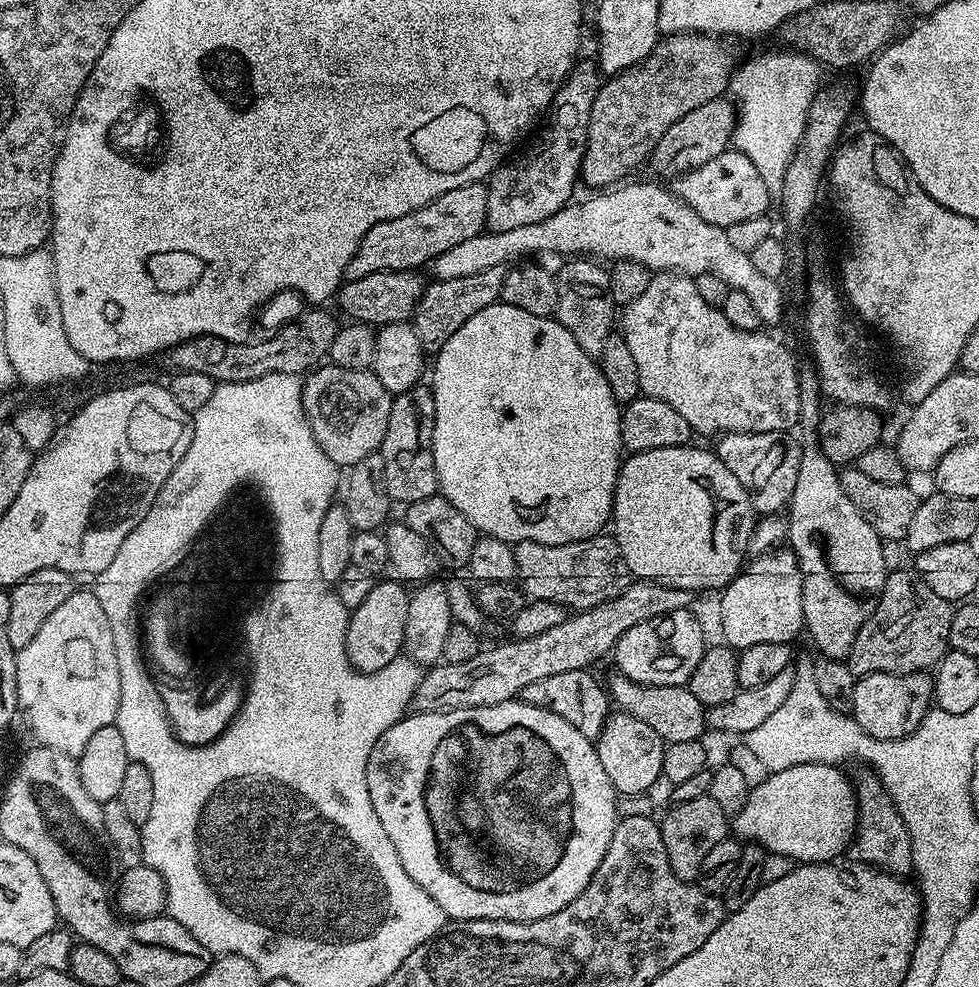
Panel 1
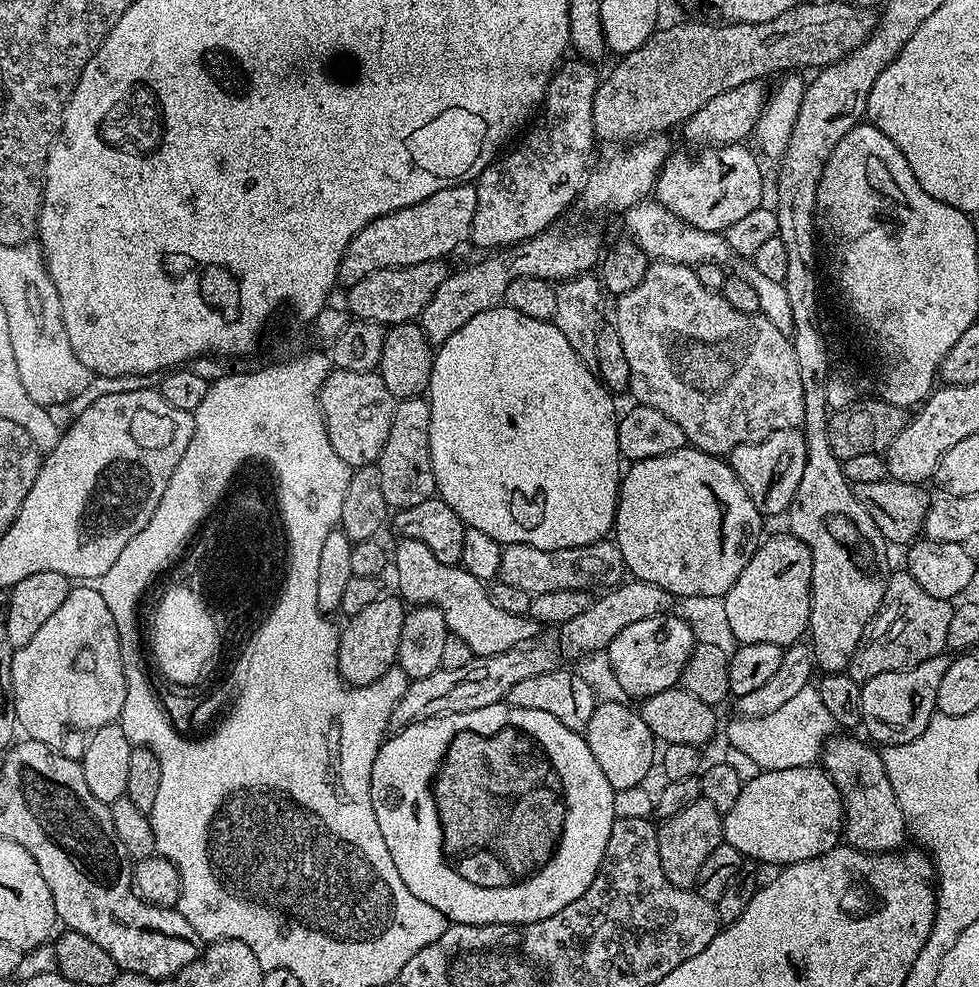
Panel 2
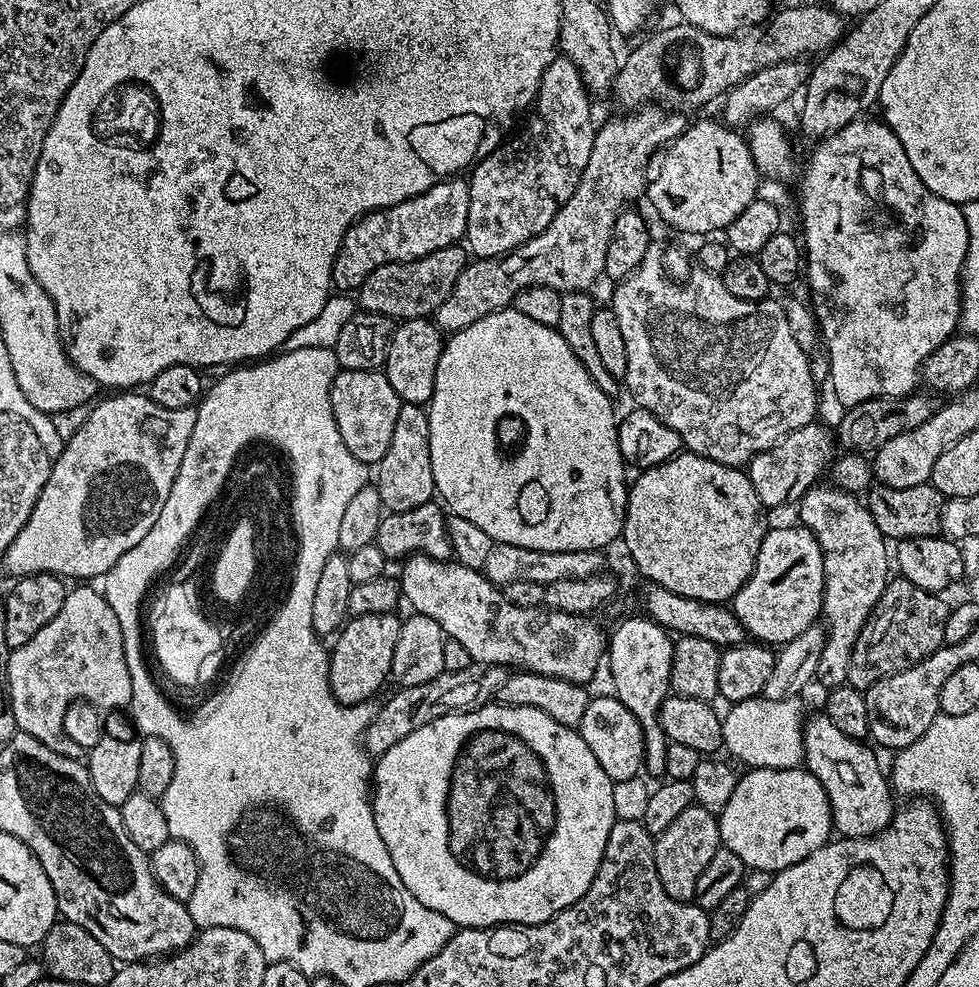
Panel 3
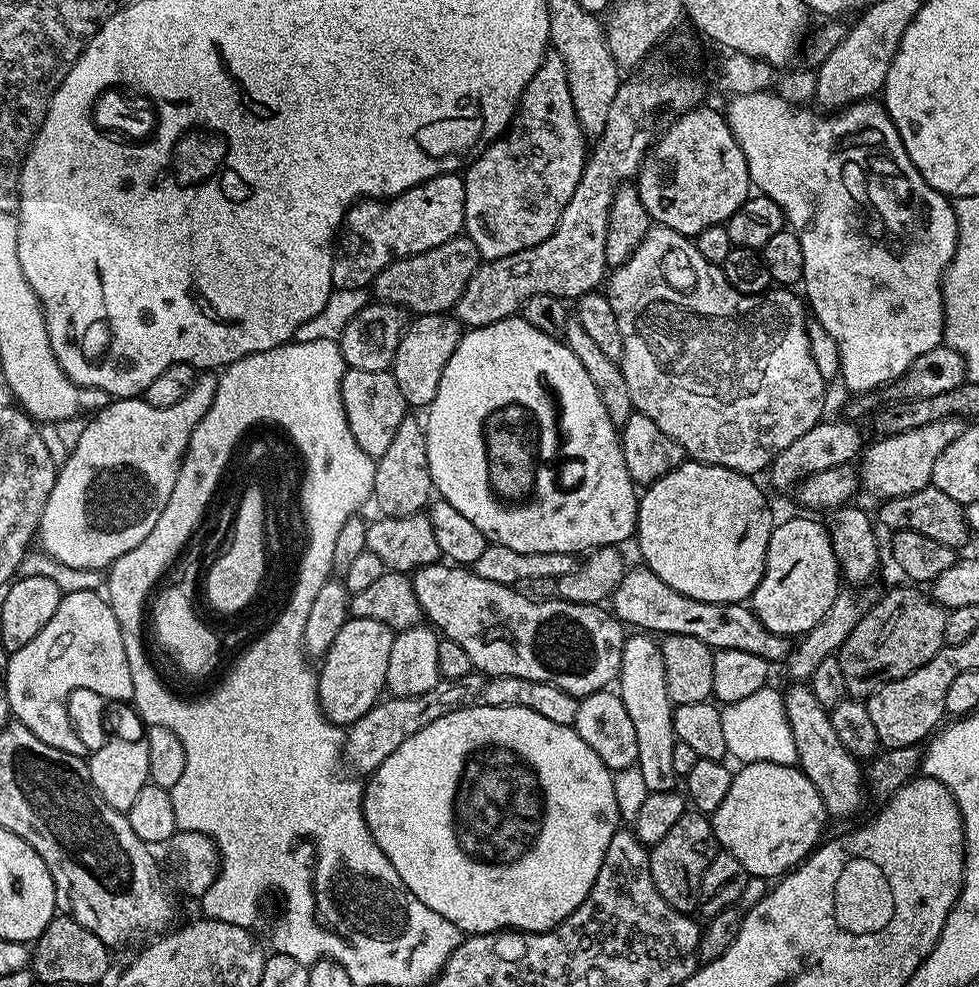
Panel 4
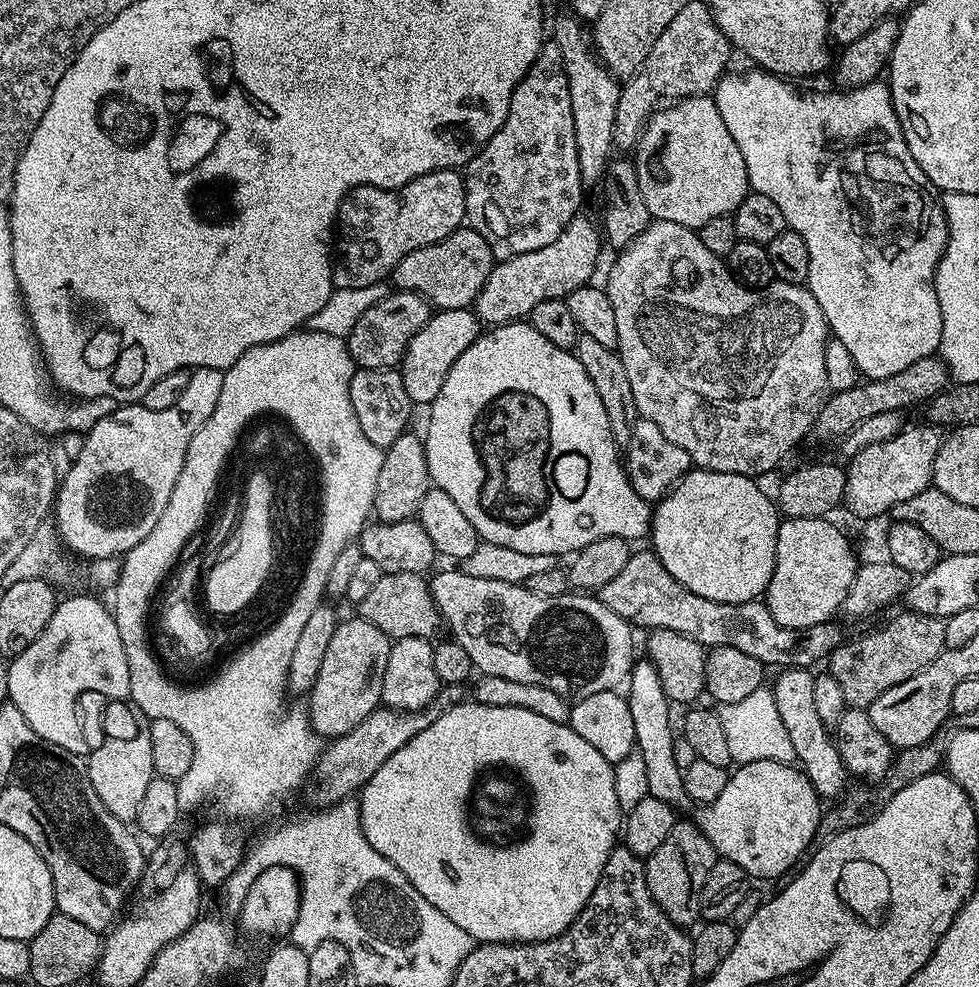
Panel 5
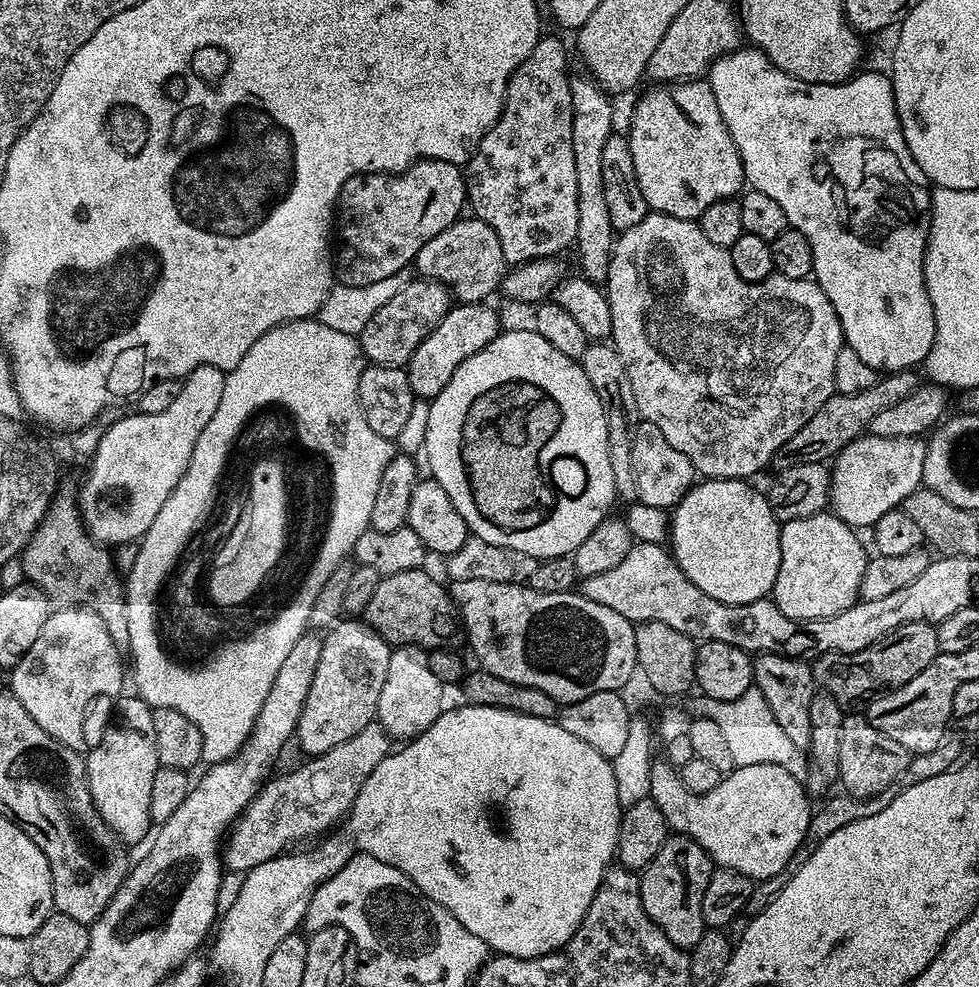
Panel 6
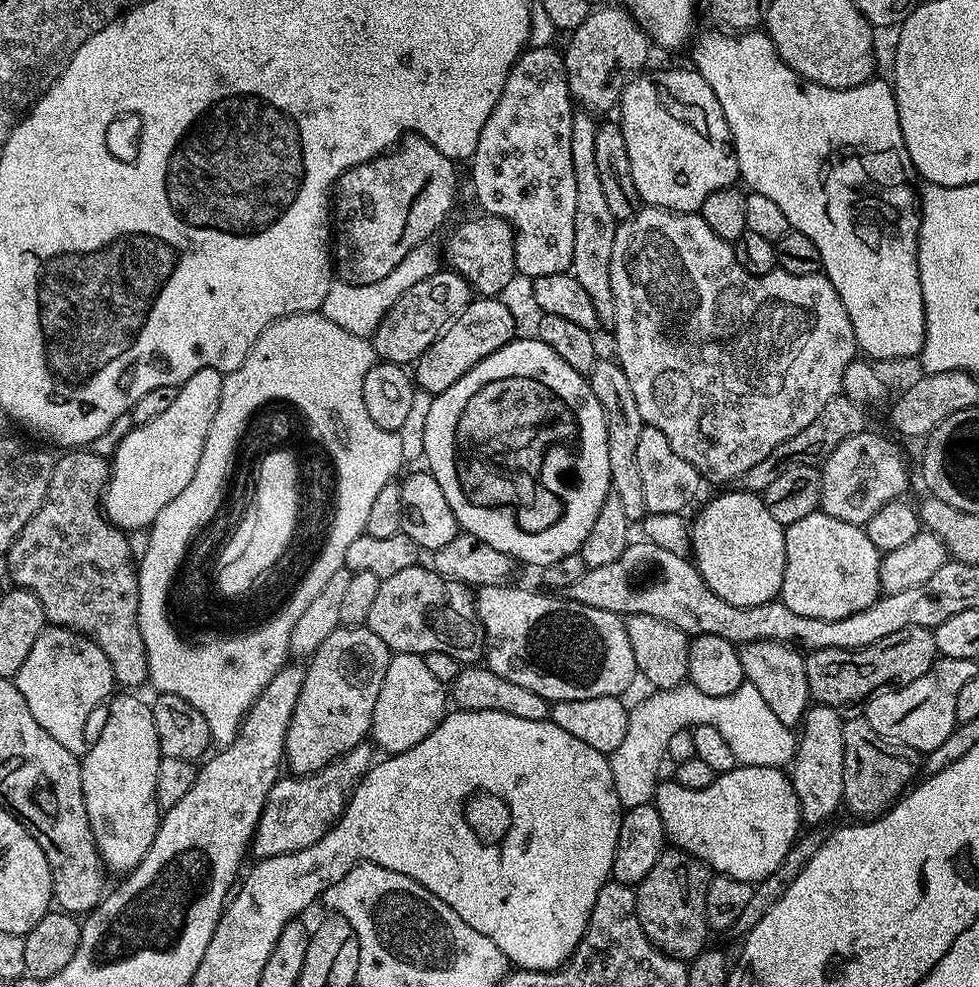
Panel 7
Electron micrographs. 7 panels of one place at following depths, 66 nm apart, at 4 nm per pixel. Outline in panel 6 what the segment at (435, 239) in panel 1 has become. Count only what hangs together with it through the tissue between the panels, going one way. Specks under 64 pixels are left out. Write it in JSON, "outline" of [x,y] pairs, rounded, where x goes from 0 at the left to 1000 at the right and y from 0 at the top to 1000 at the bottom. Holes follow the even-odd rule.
{"outline":[[[426,162],[424,166],[420,166],[415,173],[397,176],[395,174],[377,174],[371,178],[359,178],[352,186],[347,190],[347,201],[343,205],[341,212],[341,280],[346,287],[353,290],[378,290],[382,286],[390,286],[390,282],[398,282],[399,280],[410,279],[414,274],[413,271],[420,268],[425,262],[427,253],[431,253],[431,249],[435,249],[435,245],[439,245],[439,241],[443,241],[443,237],[451,237],[451,233],[456,233],[456,229],[460,229],[466,223],[471,222],[470,215],[476,211],[476,178],[472,173],[471,167],[461,166],[455,162]]]}

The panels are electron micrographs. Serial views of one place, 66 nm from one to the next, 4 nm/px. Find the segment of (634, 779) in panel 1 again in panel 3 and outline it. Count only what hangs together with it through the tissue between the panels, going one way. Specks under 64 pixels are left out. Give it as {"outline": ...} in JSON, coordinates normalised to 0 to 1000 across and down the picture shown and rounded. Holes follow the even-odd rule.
{"outline":[[[606,704],[599,715],[599,723],[594,723],[594,732],[590,736],[592,747],[603,756],[607,768],[611,768],[611,776],[619,780],[626,792],[642,790],[654,786],[658,776],[658,745],[656,736],[639,715],[630,709],[628,704]]]}

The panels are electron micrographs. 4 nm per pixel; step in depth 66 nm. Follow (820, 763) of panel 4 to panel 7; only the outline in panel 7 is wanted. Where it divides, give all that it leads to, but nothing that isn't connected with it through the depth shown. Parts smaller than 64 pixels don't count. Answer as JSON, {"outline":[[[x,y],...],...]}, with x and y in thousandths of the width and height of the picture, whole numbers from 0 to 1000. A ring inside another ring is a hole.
{"outline":[[[771,648],[755,653],[755,658],[761,690],[768,693],[774,703],[778,703],[778,708],[787,719],[791,719],[795,732],[812,739],[827,716],[822,666],[808,651],[796,648]]]}

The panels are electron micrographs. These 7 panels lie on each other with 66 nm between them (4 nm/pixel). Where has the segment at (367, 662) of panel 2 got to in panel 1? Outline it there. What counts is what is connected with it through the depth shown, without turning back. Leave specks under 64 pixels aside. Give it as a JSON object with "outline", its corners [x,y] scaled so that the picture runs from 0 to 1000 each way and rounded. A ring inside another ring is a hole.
{"outline":[[[403,586],[392,587],[381,591],[378,602],[374,602],[374,606],[370,606],[370,614],[359,617],[355,625],[353,663],[356,671],[367,681],[390,679],[390,675],[398,675],[398,671],[402,671],[404,666],[413,661],[415,617],[419,614],[417,609],[419,600],[408,588]]]}

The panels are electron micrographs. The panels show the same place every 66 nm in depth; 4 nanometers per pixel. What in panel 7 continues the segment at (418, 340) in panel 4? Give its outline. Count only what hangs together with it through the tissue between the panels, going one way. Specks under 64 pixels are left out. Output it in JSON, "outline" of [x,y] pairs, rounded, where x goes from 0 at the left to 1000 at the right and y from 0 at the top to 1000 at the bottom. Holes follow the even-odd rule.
{"outline":[[[486,302],[472,314],[468,322],[454,333],[451,339],[440,349],[423,367],[423,385],[428,396],[446,398],[460,395],[472,379],[476,379],[492,363],[513,355],[528,343],[527,320],[514,308],[511,302]],[[425,373],[425,377],[424,377]]]}

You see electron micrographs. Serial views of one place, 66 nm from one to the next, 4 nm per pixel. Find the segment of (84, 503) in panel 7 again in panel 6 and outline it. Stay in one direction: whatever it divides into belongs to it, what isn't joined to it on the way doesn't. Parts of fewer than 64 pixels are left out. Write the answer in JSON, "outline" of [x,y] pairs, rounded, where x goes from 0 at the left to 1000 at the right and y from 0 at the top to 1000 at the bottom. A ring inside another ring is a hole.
{"outline":[[[62,493],[53,505],[43,529],[29,546],[29,551],[18,564],[25,579],[23,587],[40,594],[50,609],[57,614],[85,614],[90,616],[108,634],[112,646],[121,655],[131,651],[129,642],[128,593],[118,581],[118,571],[109,554],[90,542],[82,526],[79,504],[69,494]]]}

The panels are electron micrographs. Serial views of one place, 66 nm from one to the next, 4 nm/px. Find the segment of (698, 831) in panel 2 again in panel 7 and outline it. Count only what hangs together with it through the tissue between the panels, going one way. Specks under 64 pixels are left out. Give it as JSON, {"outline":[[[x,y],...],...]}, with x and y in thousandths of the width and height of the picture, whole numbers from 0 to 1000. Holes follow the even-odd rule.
{"outline":[[[682,857],[672,873],[668,873],[668,881],[660,886],[655,896],[649,897],[650,925],[656,934],[656,942],[669,960],[673,960],[681,969],[687,969],[689,973],[705,975],[724,955],[725,941],[721,934],[721,902],[724,891],[723,876],[704,863]]]}

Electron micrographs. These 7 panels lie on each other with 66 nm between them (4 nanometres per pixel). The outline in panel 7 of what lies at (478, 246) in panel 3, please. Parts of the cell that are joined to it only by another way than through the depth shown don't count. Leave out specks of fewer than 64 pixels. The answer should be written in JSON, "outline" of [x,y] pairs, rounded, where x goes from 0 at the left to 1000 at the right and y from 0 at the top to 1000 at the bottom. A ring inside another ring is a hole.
{"outline":[[[568,47],[559,49],[542,49],[531,54],[525,63],[521,75],[517,79],[517,87],[513,87],[513,95],[501,111],[501,120],[496,120],[496,128],[492,128],[492,136],[488,140],[488,148],[480,163],[482,169],[482,195],[491,207],[493,214],[501,219],[508,219],[517,224],[523,231],[525,240],[525,257],[527,258],[527,275],[533,281],[546,282],[558,278],[580,276],[586,261],[586,209],[590,205],[590,188],[586,188],[586,164],[582,164],[582,128],[586,117],[586,102],[580,90],[580,76],[576,70],[575,52]]]}

